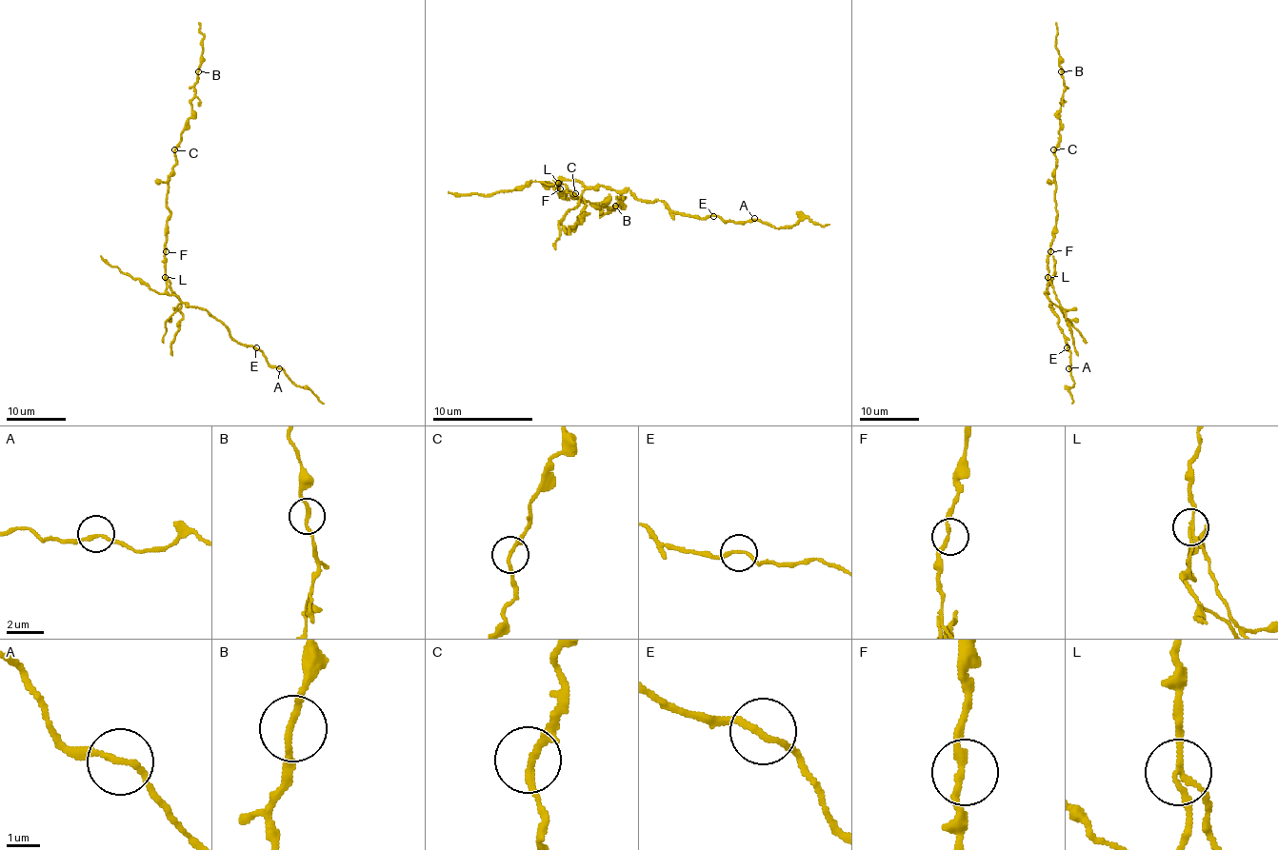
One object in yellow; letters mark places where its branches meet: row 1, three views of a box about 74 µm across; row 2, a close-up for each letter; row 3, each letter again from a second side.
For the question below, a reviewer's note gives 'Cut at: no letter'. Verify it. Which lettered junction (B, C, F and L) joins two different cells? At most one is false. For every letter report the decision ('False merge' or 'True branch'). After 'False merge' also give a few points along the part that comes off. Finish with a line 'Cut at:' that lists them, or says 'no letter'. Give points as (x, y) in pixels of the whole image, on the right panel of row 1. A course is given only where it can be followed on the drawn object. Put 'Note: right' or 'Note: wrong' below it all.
B: True branch
C: True branch
F: True branch
L: False merge. Course of the part to remove: (1048, 277), (1049, 306), (1058, 316), (1058, 326), (1070, 352), (1074, 385), (1068, 388), (1071, 404)
Cut at: L
Note: wrong

